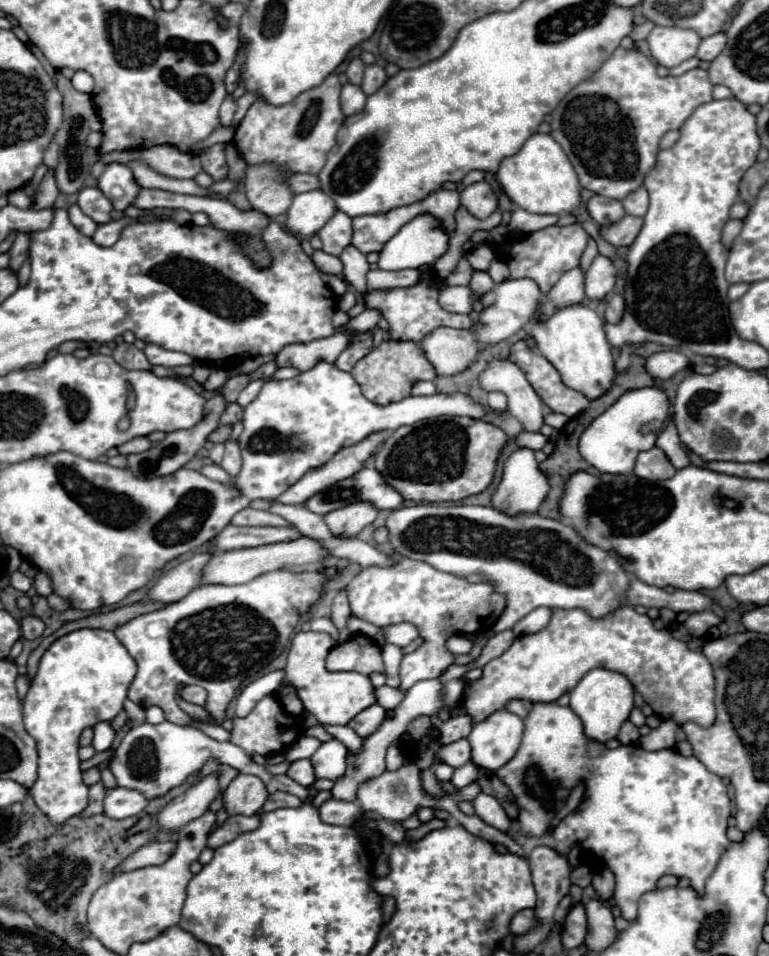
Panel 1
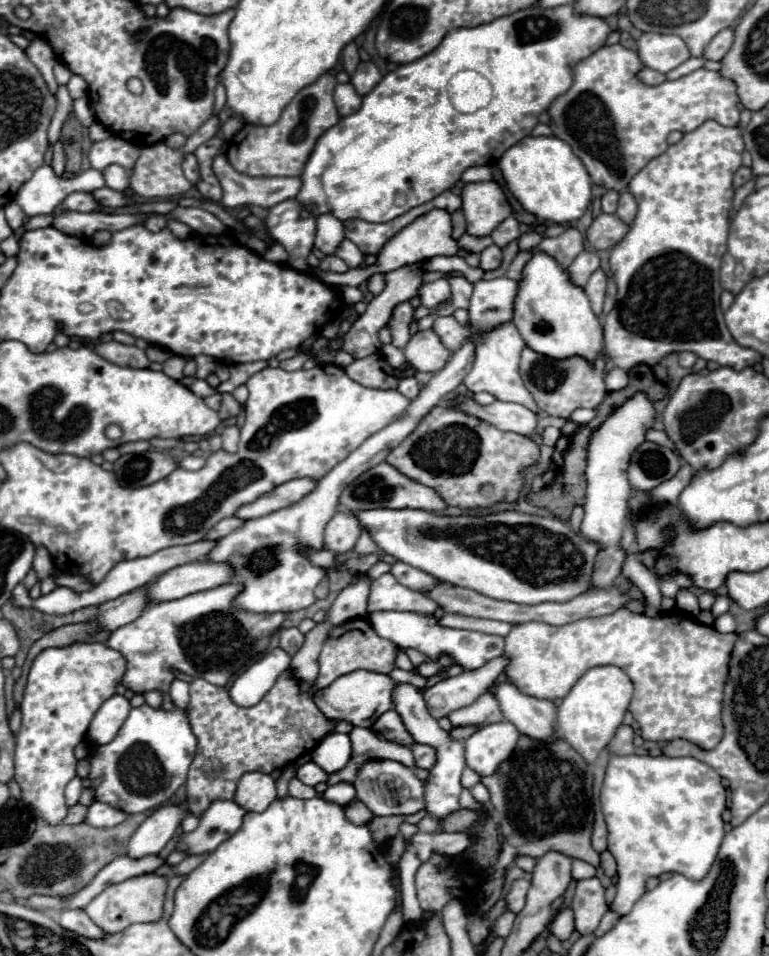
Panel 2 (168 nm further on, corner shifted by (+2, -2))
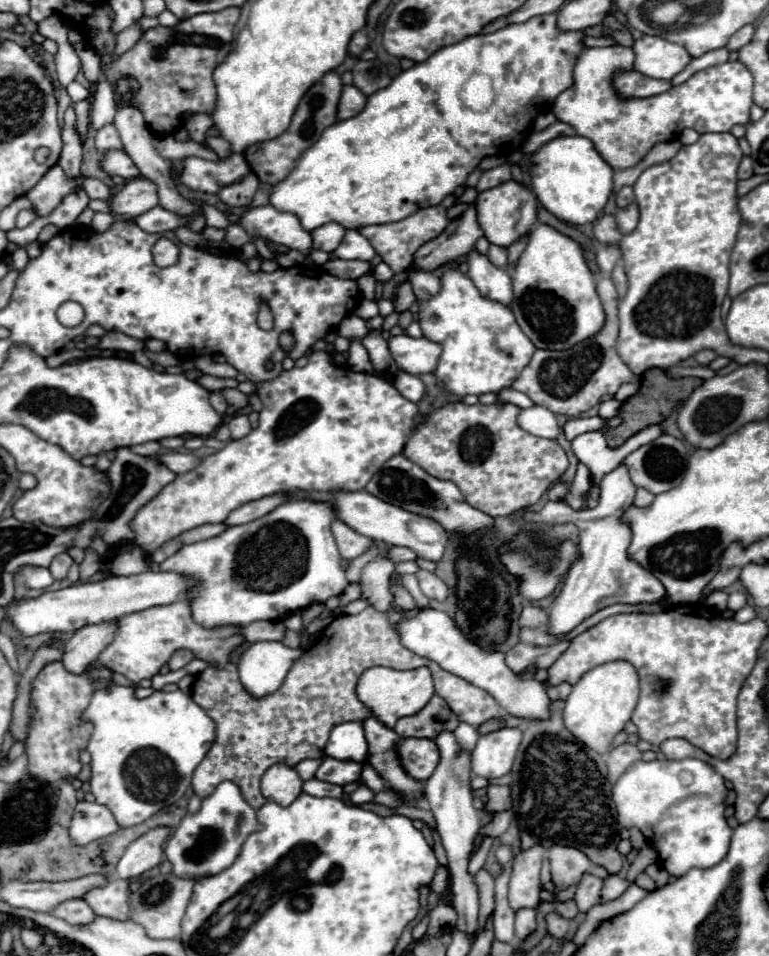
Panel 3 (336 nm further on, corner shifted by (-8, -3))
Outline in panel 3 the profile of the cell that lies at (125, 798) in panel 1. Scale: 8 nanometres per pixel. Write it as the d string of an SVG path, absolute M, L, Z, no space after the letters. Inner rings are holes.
M76 801L68 827L70 843L88 845L96 839L104 839L116 833L118 829L120 827L114 821L114 815L110 813L108 807L90 801Z

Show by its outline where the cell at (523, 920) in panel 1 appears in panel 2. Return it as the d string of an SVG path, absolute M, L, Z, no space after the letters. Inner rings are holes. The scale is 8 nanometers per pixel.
M506 910L506 912L496 920L496 924L494 924L494 932L496 932L498 936L506 938L506 936L512 932L514 920L516 920L516 914L514 914L514 912L510 912L510 910Z

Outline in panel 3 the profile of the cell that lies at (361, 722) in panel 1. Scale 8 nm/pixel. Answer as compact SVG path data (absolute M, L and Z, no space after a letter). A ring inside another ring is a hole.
M438 695L416 715L398 719L394 731L400 737L428 737L436 739L442 731L454 731L458 727L458 717L450 711L446 701Z

